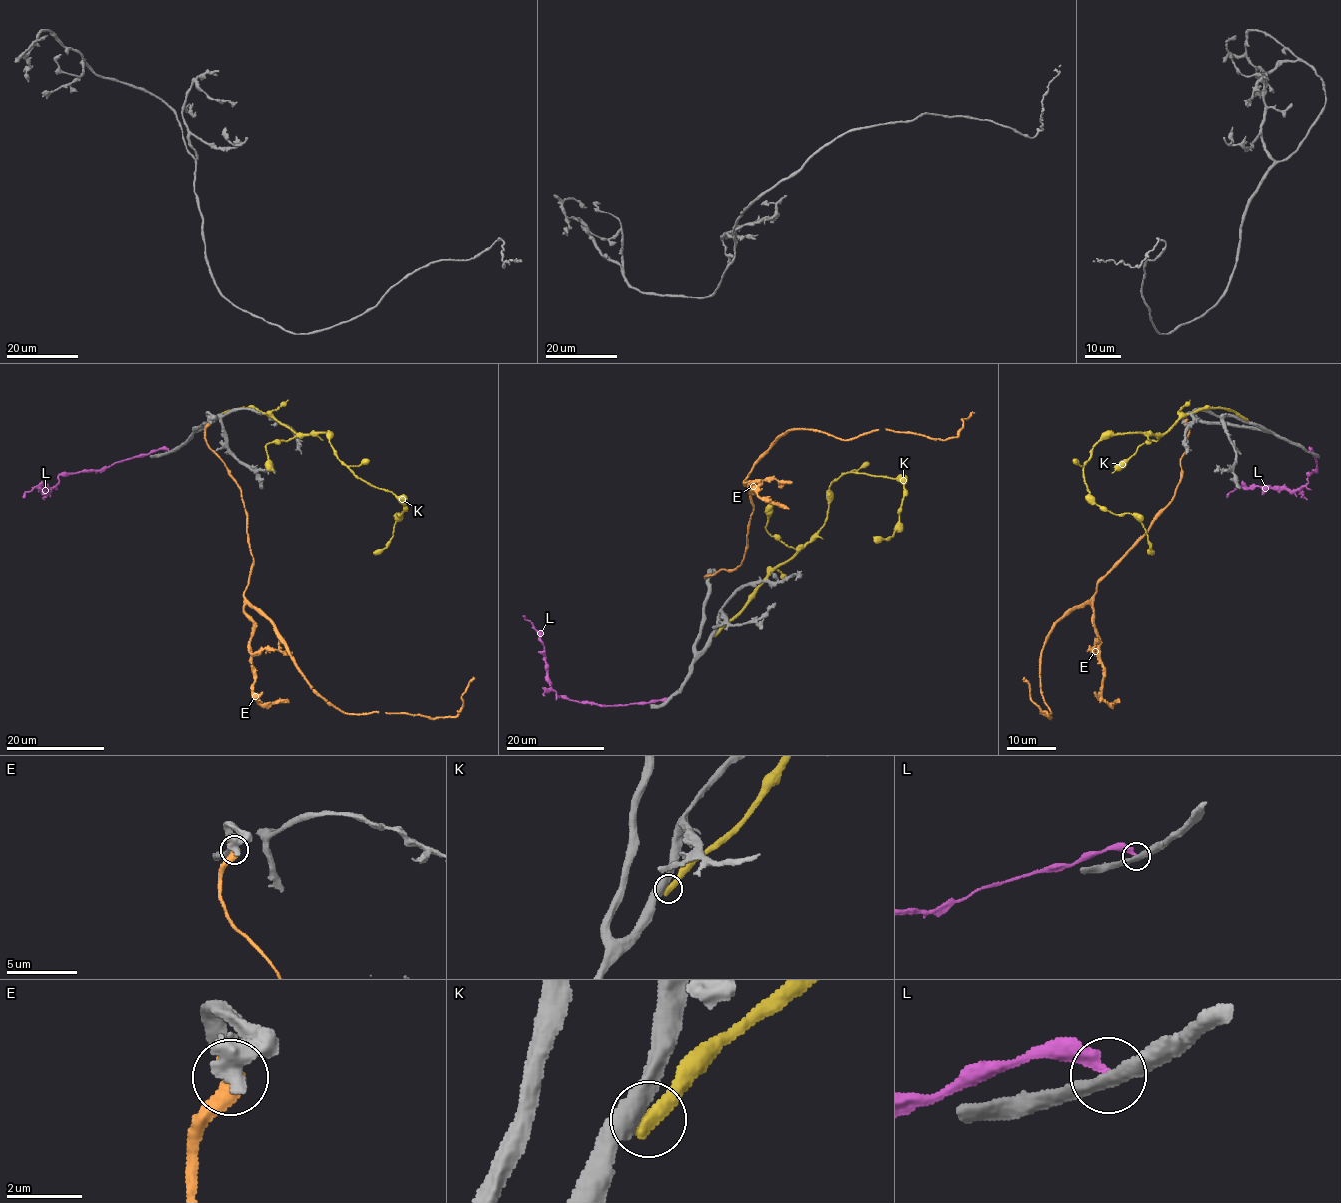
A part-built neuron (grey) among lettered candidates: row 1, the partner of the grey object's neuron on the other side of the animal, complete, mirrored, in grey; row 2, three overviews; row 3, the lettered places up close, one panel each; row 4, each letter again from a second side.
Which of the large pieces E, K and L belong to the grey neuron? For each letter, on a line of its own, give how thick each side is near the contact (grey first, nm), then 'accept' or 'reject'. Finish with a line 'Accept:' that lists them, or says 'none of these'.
E: 600/440 nm | reject
K: 480/440 nm | reject
L: 320/360 nm | reject
Accept: none of these

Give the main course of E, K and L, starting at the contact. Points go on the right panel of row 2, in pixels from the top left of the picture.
E: (1185, 421), (1174, 498), (1095, 594), (1055, 624), (1041, 651), (1050, 713), (1040, 712), (1050, 718), (1023, 677)
K: (1245, 419), (1198, 408), (1163, 434), (1104, 436), (1093, 447), (1083, 468), (1089, 496), (1137, 519), (1152, 553)
L: (1309, 451), (1317, 462), (1315, 469), (1298, 489), (1235, 488), (1227, 498)

